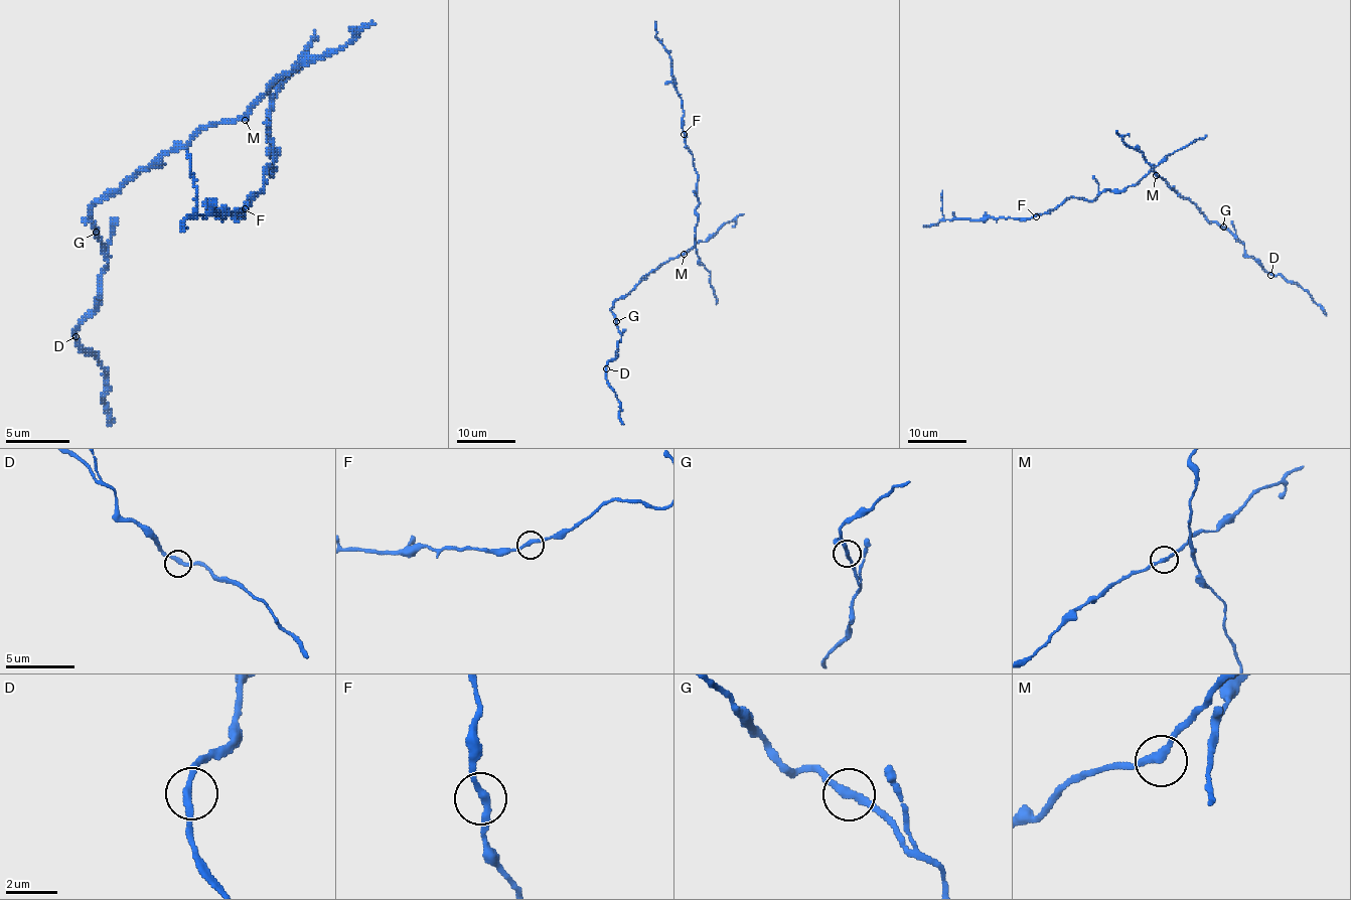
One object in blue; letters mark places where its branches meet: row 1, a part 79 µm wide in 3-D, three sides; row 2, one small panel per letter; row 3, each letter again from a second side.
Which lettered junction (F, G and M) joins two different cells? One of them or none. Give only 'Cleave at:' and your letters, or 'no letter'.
Cleave at: no letter

